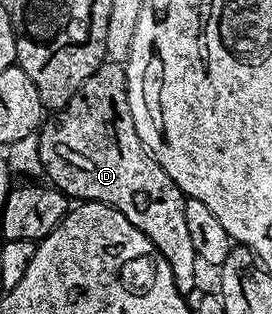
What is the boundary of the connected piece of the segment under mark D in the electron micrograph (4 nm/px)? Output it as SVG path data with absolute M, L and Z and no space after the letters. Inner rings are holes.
M105 61L98 70L70 97L67 105L51 117L45 118L39 132L40 161L47 182L67 195L69 200L86 203L105 203L115 214L126 217L134 229L138 229L166 257L170 273L174 275L174 285L180 294L187 296L197 290L196 267L198 260L194 245L190 242L190 232L186 226L186 209L183 191L175 181L149 155L134 129L134 117L130 117L128 104L128 72L123 63Z

